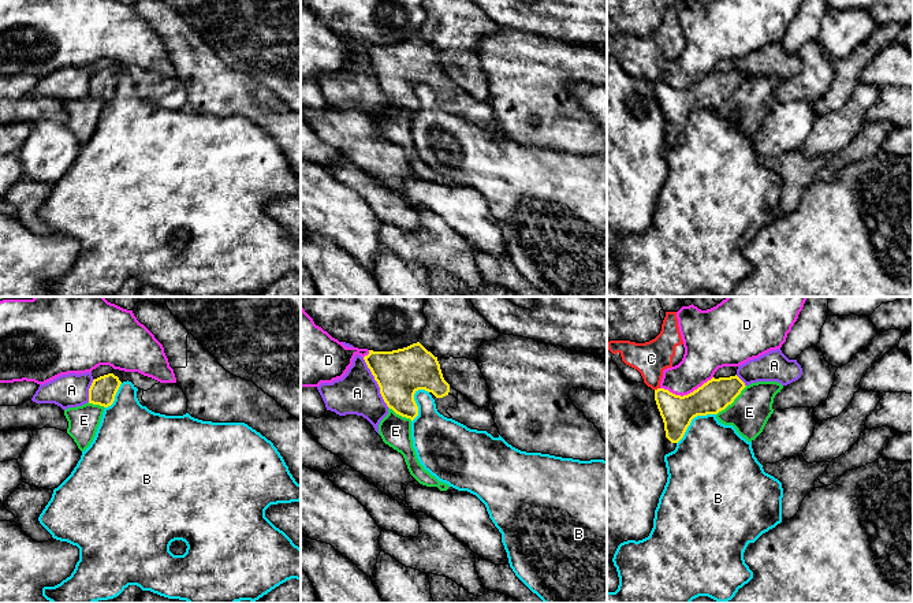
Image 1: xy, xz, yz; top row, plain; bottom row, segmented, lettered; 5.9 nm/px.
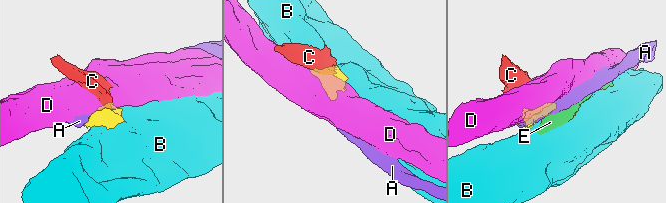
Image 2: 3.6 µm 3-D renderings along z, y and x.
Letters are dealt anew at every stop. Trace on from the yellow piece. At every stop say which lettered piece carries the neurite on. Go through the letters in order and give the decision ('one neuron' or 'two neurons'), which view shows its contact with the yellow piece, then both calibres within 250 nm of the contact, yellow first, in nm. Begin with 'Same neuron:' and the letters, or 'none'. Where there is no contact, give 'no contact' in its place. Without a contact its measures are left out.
Same neuron: none
A: two neurons; meets yellow in xz; 280 nm thick on the yellow side, 260 nm on the other
B: two neurons; meets yellow in yz; 190 nm thick on the yellow side, 400 nm on the other
C: two neurons; meets yellow in yz; 190 nm thick on the yellow side, 200 nm on the other
D: two neurons; meets yellow in yz; 190 nm thick on the yellow side, 220 nm on the other
E: two neurons; meets yellow in yz; 190 nm thick on the yellow side, 240 nm on the other

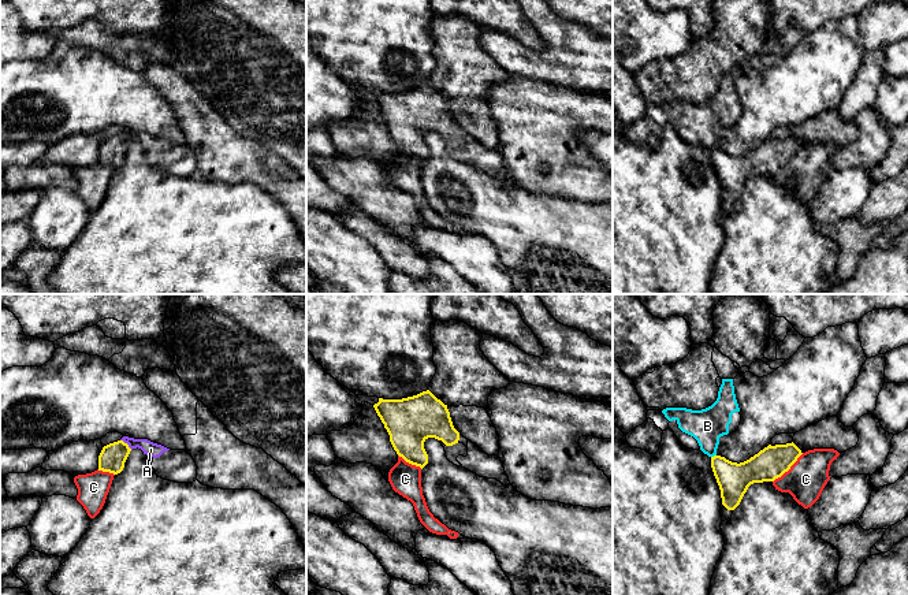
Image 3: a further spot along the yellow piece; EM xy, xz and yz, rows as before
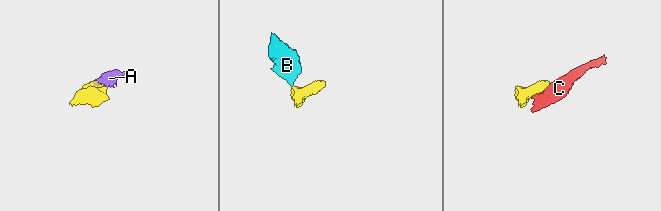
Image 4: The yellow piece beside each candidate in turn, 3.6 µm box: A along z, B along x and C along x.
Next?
Same neuron: A
A: one neuron; meets yellow in xy; 160 nm thick on the yellow side, 90 nm on the other
B: two neurons; meets yellow in yz; 190 nm thick on the yellow side, 200 nm on the other
C: two neurons; meets yellow in yz; 190 nm thick on the yellow side, 240 nm on the other

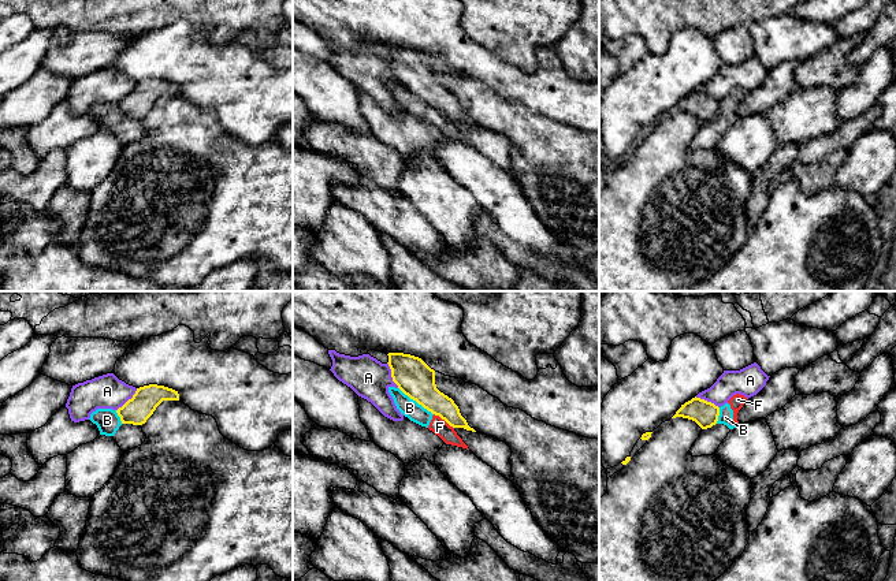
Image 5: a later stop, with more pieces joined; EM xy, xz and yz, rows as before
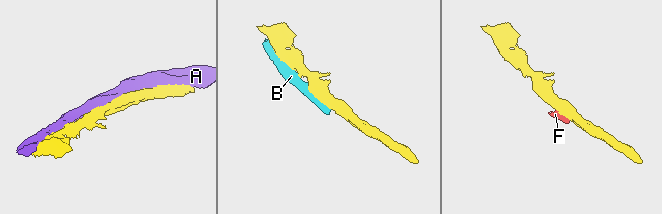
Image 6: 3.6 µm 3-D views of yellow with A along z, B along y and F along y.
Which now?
Same neuron: none
A: two neurons; meets yellow in xy; 160 nm thick on the yellow side, 200 nm on the other
B: two neurons; meets yellow in xz; 220 nm thick on the yellow side, 110 nm on the other
F: two neurons; meets yellow in xz; 190 nm thick on the yellow side, 100 nm on the other

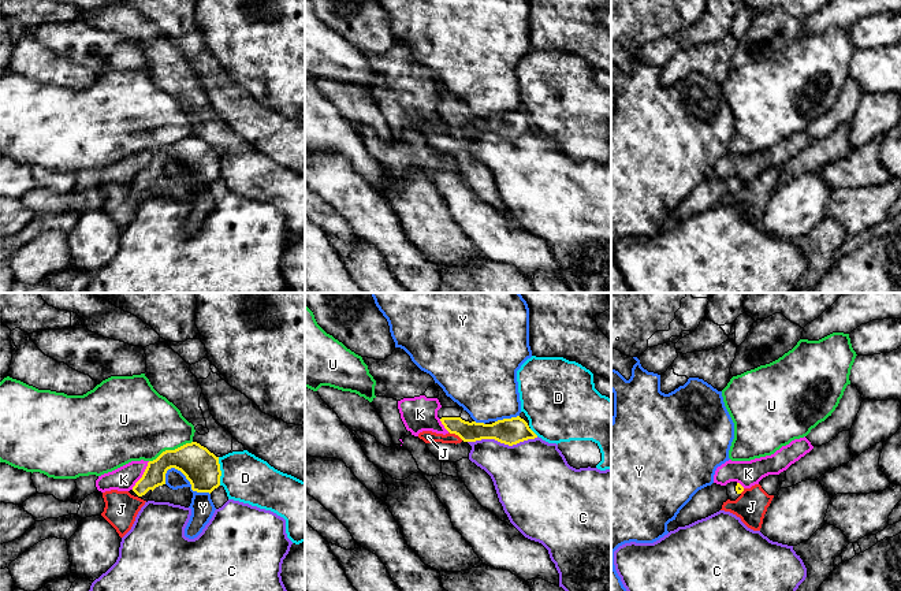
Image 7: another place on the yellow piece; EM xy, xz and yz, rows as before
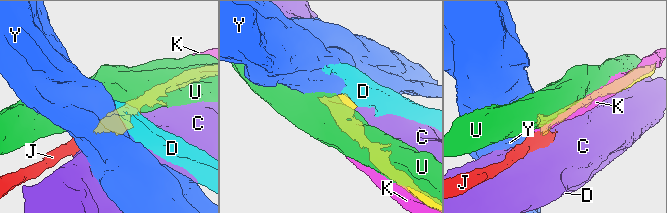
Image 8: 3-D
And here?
Same neuron: none
C: two neurons; meets yellow in xz; 160 nm thick on the yellow side, 400 nm on the other
D: two neurons; meets yellow in xy; 220 nm thick on the yellow side, 280 nm on the other
J: two neurons; meets yellow in xz; 120 nm thick on the yellow side, 70 nm on the other
K: two neurons; meets yellow in xy; 140 nm thick on the yellow side, 140 nm on the other
U: two neurons; meets yellow in xy; 220 nm thick on the yellow side, 440 nm on the other
Y: two neurons; meets yellow in xy; 220 nm thick on the yellow side, 140 nm on the other

